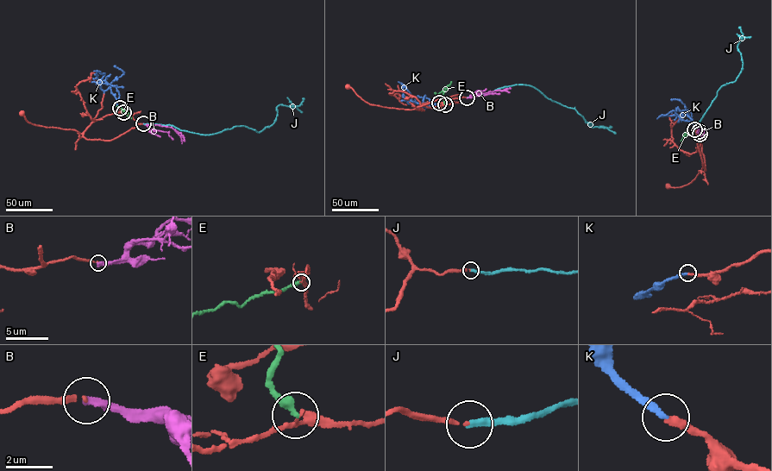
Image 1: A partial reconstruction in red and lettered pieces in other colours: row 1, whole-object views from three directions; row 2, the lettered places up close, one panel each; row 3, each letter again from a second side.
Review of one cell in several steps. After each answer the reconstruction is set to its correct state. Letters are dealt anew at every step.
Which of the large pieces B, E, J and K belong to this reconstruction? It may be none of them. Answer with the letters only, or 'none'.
J, K

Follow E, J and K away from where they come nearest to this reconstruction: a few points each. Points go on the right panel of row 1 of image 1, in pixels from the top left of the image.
E: (699, 131), (684, 135), (680, 141)
J: (699, 134), (698, 124), (718, 91), (735, 81), (742, 69), (737, 48), (743, 35), (740, 27)
K: (694, 129), (692, 119), (687, 114), (680, 118), (673, 110), (657, 118)

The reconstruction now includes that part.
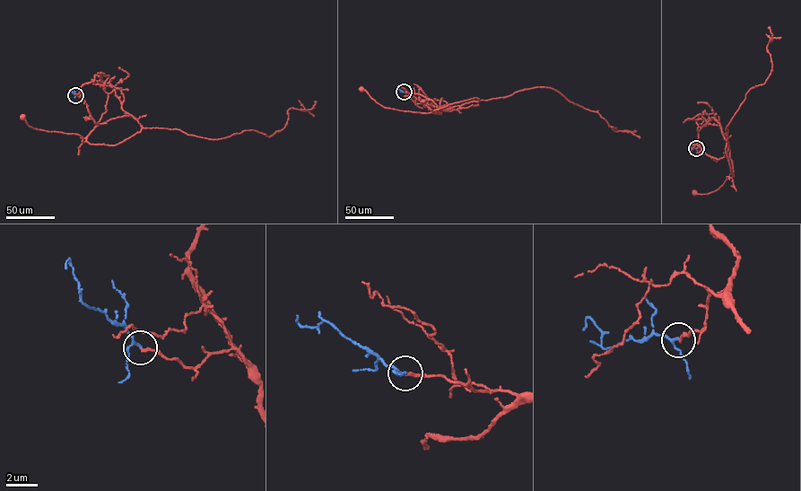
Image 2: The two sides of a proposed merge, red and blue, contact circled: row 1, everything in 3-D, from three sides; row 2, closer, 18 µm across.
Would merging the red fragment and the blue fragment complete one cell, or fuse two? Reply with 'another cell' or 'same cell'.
same cell

